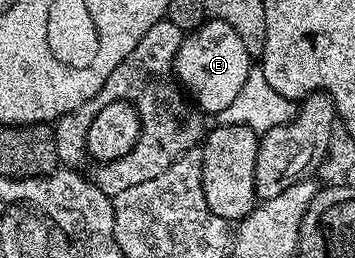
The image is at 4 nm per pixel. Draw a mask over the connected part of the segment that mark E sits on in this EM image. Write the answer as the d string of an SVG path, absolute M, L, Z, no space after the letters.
M210 18L185 37L182 46L179 47L173 69L176 78L185 88L185 91L190 96L192 94L191 99L195 102L195 105L207 115L218 116L222 110L226 110L227 106L230 106L231 102L234 102L235 98L238 98L243 83L246 82L246 78L252 71L250 63L252 63L252 57L246 50L246 46L243 45L238 32L224 20Z

